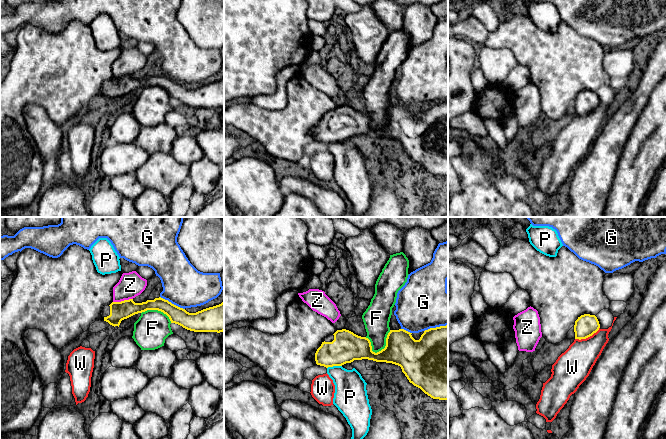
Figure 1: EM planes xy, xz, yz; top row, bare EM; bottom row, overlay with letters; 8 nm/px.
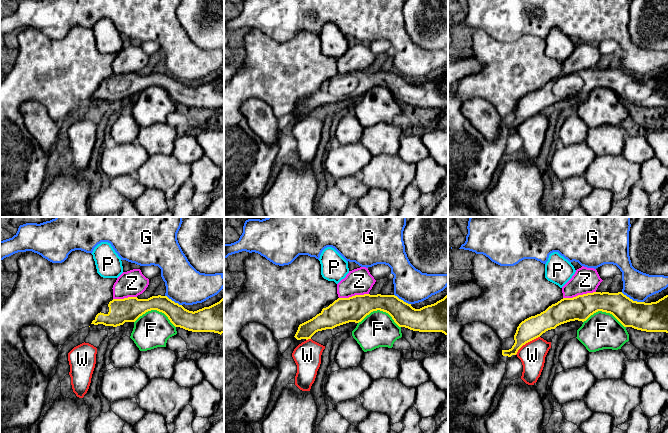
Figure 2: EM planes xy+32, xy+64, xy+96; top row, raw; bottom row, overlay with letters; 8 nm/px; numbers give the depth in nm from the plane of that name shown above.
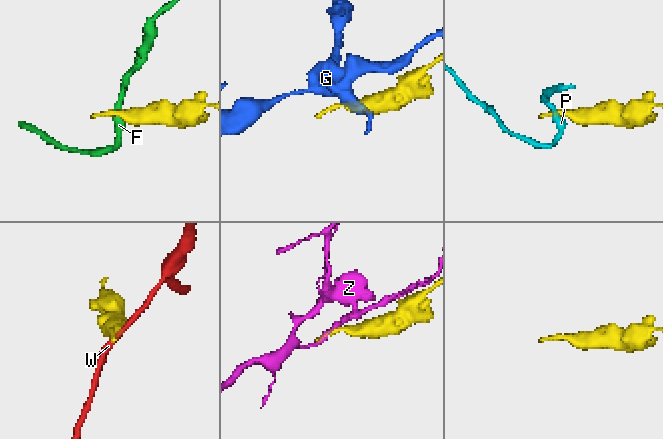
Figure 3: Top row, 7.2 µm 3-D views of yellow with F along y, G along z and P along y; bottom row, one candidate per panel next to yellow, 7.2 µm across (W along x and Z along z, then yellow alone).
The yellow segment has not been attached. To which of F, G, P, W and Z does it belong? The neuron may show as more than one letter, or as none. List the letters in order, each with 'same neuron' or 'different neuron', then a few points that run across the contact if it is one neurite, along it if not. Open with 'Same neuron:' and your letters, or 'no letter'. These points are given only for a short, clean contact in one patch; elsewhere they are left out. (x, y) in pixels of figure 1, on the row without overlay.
Same neuron: no letter
F: different neuron; line xz (390, 106), (386, 114), (386, 121), (380, 126), (373, 128)
G: different neuron
P: different neuron; line xz (341, 141), (333, 141), (327, 144)
W: different neuron; line yz (599, 103), (591, 111), (575, 115)
Z: different neuron; line xy (132, 74), (113, 78)

